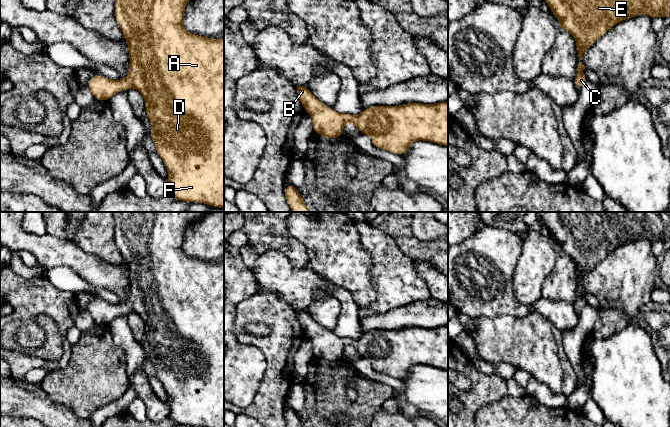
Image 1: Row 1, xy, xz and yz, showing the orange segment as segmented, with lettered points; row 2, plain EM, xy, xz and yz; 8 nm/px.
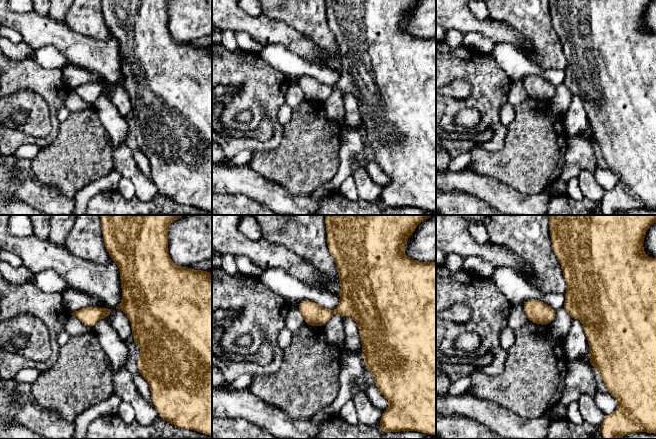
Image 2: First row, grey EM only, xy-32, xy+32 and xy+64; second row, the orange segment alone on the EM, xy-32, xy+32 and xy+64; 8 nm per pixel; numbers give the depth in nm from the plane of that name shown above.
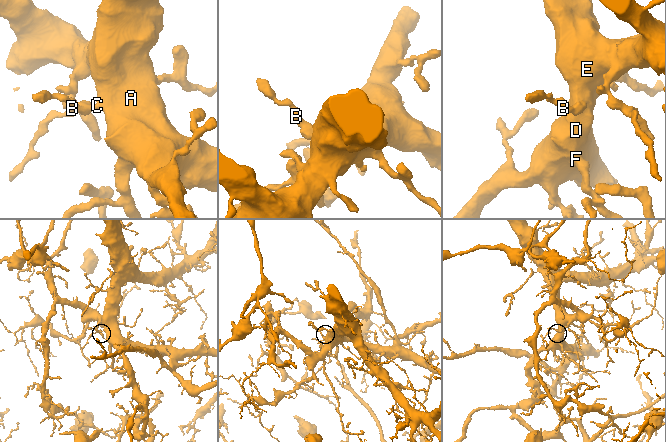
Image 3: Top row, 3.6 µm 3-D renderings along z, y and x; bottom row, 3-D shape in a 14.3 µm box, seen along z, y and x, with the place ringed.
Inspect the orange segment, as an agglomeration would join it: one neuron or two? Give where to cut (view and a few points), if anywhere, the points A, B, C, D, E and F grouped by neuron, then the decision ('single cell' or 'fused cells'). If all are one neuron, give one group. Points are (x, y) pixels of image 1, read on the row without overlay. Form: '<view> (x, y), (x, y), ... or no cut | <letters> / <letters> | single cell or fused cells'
no cut | A B C D E F | single cell

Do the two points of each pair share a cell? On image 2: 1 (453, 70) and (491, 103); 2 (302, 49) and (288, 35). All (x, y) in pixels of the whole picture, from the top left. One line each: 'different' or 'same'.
1: same
2: same

